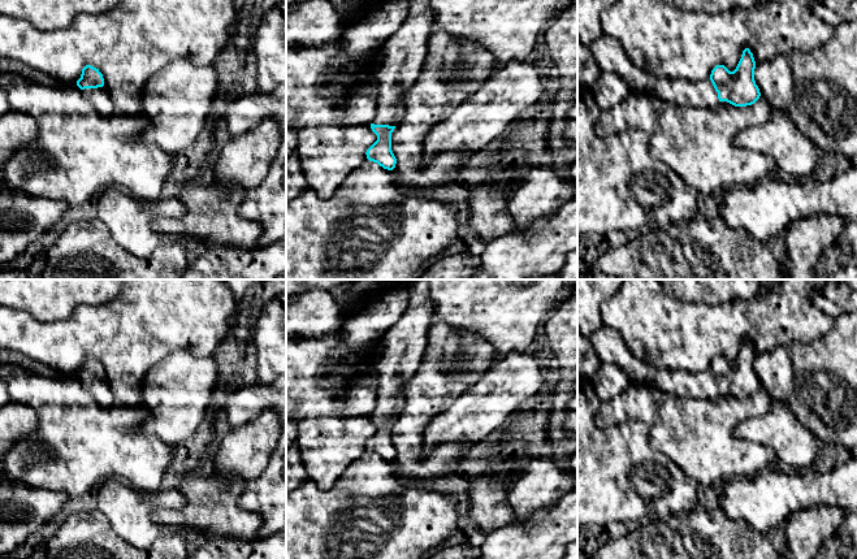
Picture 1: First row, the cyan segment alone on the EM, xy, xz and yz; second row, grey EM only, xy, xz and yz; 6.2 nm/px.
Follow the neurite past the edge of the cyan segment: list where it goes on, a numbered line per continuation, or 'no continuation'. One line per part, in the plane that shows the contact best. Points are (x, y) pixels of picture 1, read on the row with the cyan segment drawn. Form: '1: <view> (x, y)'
1: xz (401, 57)

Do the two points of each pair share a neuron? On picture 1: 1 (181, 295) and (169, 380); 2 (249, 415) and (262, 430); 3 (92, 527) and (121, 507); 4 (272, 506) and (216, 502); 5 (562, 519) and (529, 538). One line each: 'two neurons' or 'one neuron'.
1: two neurons
2: two neurons
3: two neurons
4: two neurons
5: one neuron

